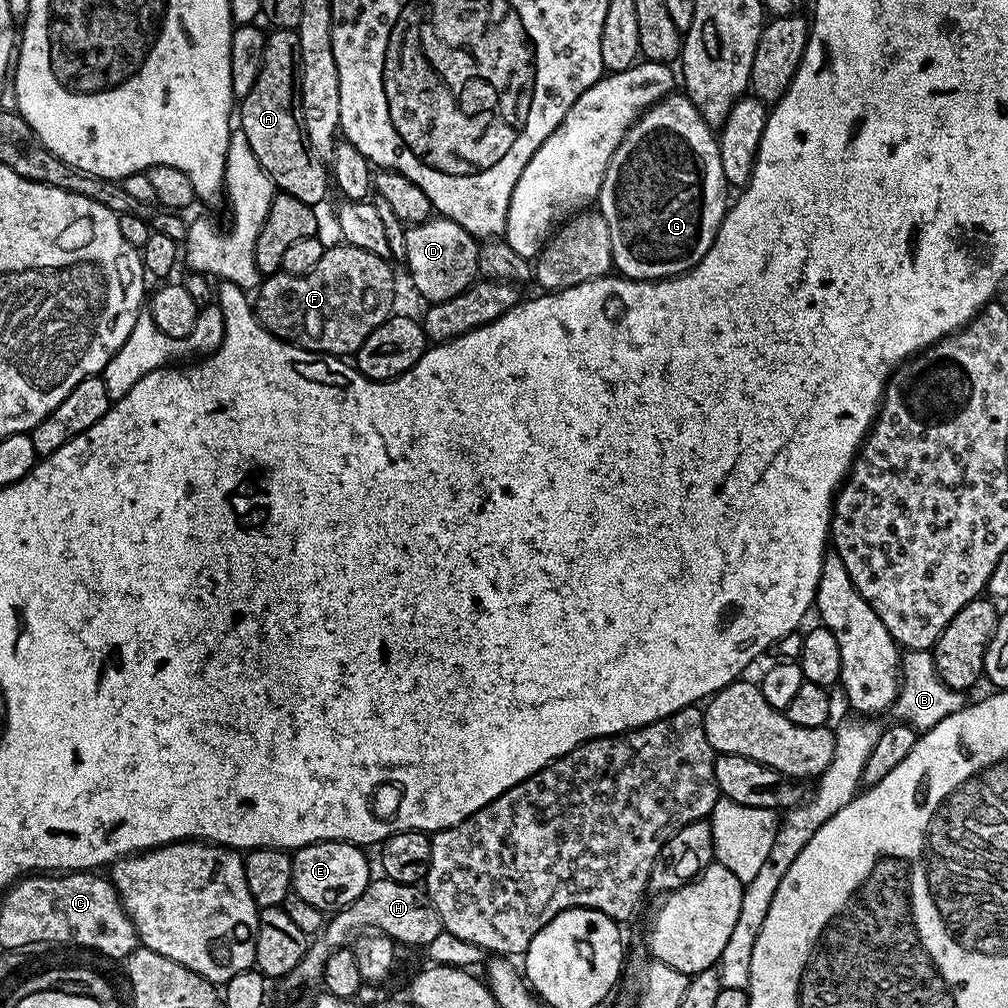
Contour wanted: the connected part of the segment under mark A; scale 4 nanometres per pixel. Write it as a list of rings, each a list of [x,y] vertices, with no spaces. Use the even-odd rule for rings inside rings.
[[[278,28],[269,31],[264,37],[264,57],[260,64],[260,70],[257,74],[257,80],[252,85],[250,92],[246,94],[244,99],[241,99],[238,104],[238,128],[246,134],[246,142],[250,142],[250,150],[254,150],[254,158],[258,158],[258,162],[262,166],[262,170],[266,170],[266,174],[272,179],[273,185],[279,191],[290,194],[294,198],[298,198],[298,202],[320,206],[324,200],[324,195],[327,194],[328,188],[330,192],[330,172],[326,167],[325,161],[320,159],[317,152],[313,152],[308,146],[307,140],[304,139],[304,129],[300,123],[298,109],[300,106],[300,59],[302,58],[302,46],[298,46],[298,34],[294,28]]]

